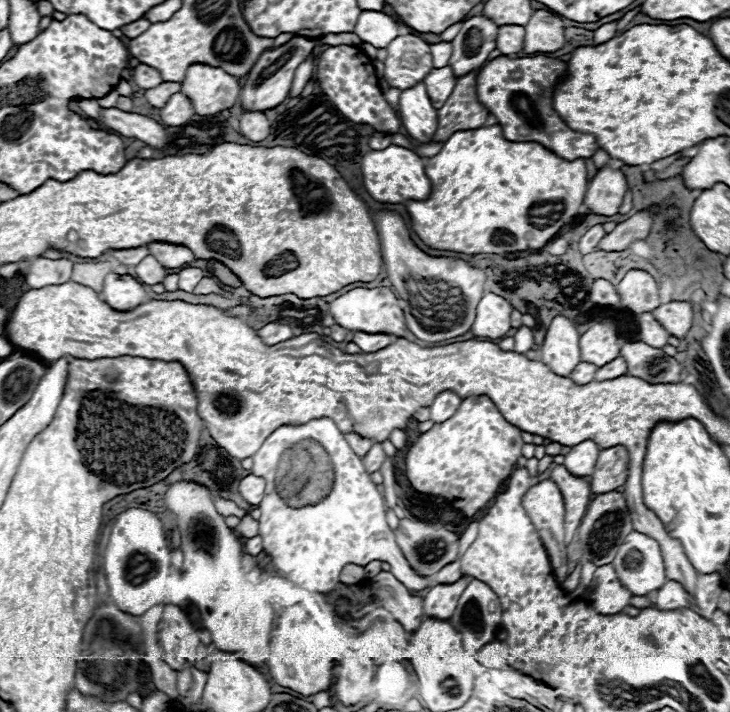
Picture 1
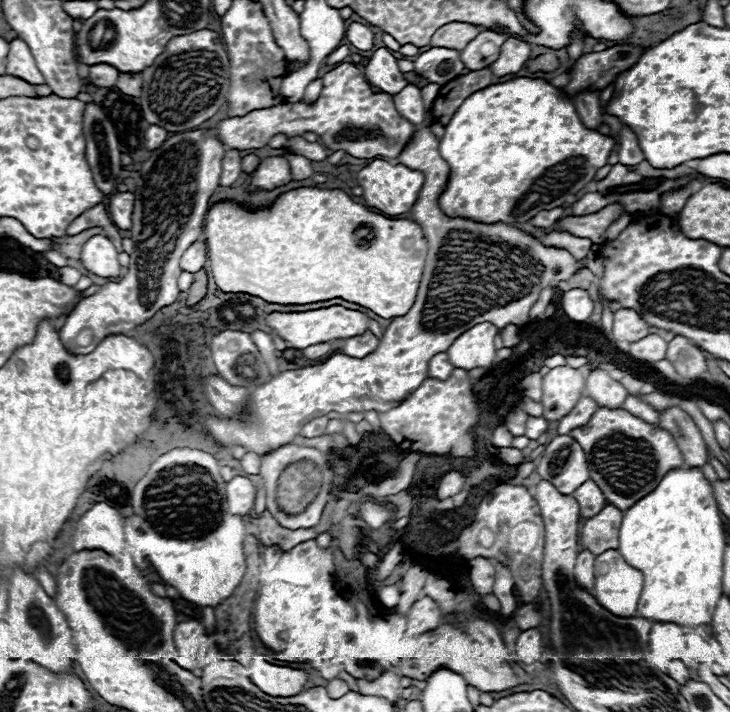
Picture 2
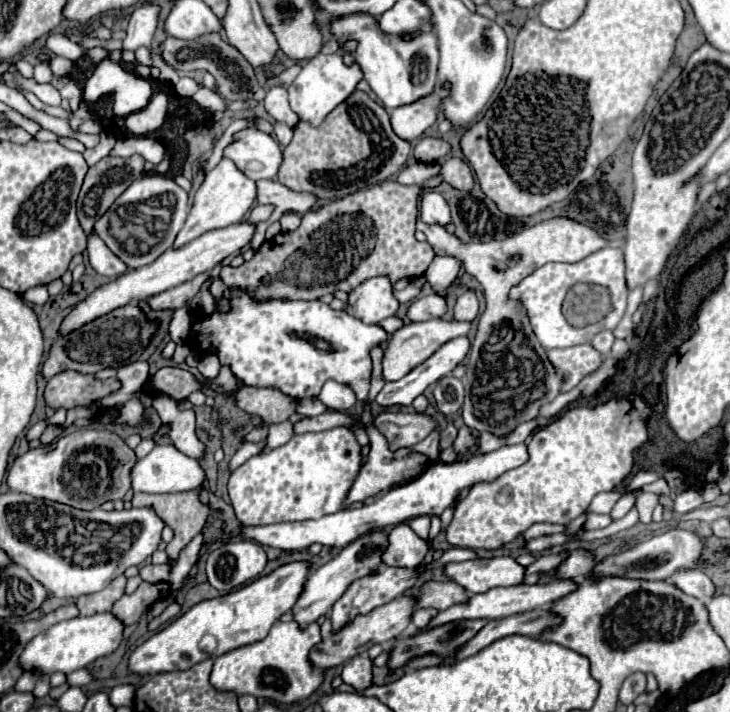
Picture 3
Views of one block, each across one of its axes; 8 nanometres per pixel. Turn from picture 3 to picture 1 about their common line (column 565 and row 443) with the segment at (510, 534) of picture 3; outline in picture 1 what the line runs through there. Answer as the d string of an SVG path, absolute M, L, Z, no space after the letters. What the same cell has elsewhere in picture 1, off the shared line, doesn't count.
M468 396L450 420L434 424L432 430L422 432L418 440L408 446L406 476L414 490L442 496L466 518L474 518L512 474L522 456L522 446L522 432L502 418L490 398Z

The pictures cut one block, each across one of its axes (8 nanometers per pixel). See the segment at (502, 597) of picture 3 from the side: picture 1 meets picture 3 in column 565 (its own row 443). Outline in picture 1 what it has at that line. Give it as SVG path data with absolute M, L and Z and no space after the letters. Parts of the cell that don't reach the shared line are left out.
M584 440L580 444L576 444L564 460L564 466L568 468L570 474L574 476L590 476L594 472L594 464L598 458L598 444L592 440Z

